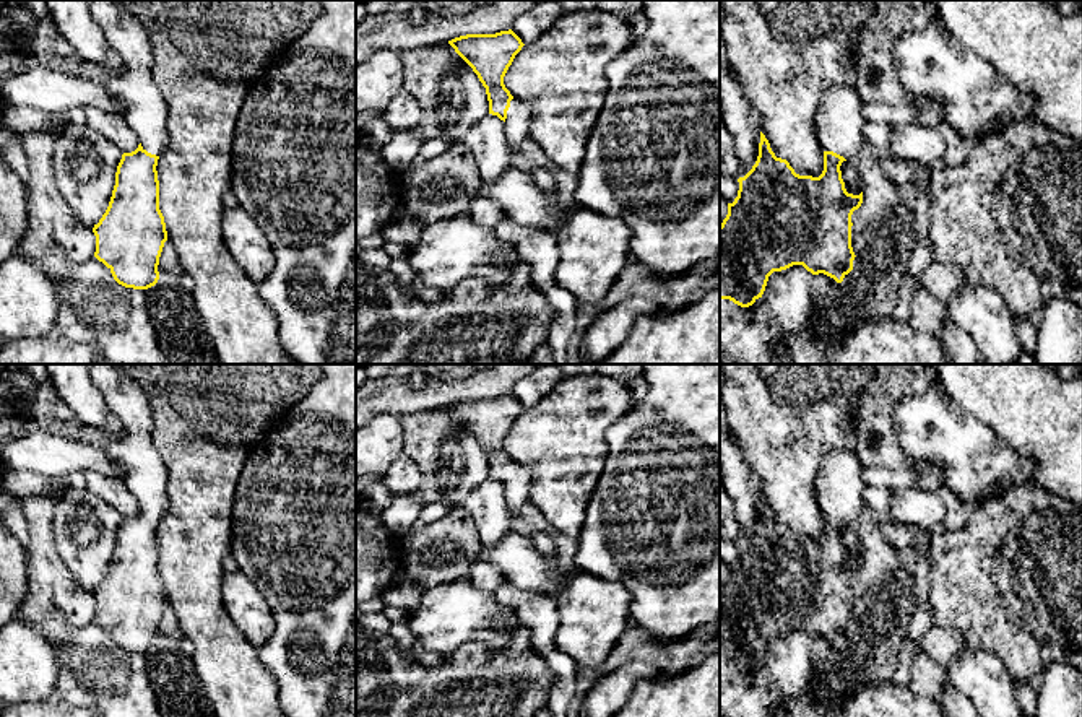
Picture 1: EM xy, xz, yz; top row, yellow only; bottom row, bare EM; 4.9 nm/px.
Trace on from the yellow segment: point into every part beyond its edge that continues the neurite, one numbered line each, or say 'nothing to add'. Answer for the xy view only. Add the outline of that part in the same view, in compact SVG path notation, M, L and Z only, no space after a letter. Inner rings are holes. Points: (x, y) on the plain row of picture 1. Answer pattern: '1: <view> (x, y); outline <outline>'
1: xy (143, 472); outline M89 364L89 374L94 385L101 390L107 408L120 421L122 434L114 439L96 428L80 424L76 441L102 450L122 470L122 480L136 498L143 514L161 520L169 504L167 468L153 444L153 413L148 395L117 364Z

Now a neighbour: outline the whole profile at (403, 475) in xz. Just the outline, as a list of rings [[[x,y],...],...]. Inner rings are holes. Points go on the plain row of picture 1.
[[[403,454],[392,462],[382,481],[392,493],[416,493],[422,471],[413,458]]]

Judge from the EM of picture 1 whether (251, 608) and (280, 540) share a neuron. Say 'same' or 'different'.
different

